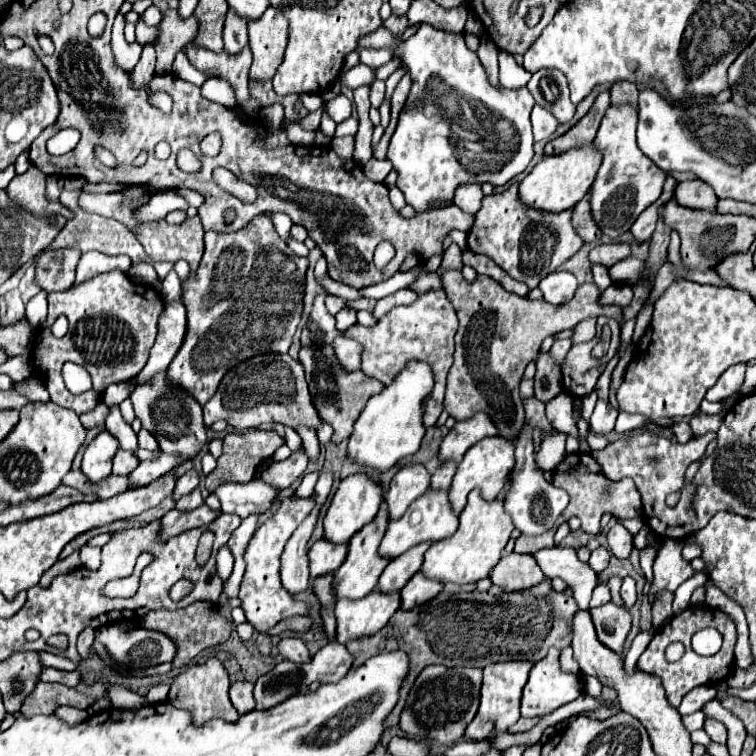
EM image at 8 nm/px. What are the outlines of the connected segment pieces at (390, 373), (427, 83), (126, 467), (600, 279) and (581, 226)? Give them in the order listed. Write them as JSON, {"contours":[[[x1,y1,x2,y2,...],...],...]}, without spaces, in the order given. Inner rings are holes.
{"contours":[[[431,289,423,295,419,295,417,301,407,307,393,307,383,319,377,321,377,325,373,329,367,329,361,325,349,327,345,337,351,337,365,347,363,349,363,357,365,357,363,373,379,379,383,385,389,385,393,381,395,373,399,373,399,369,411,359,427,361,431,365,434,386,423,414,423,423,428,428,436,424,441,411,443,411,447,373,453,363,455,333,457,333,457,315,455,315,451,301,447,299,443,289]],[[382,24,379,29,360,39,357,49,345,58,341,73,359,63,361,49,391,47,394,44,395,54,400,55,403,63,409,67,413,85,405,109,399,115,399,125,391,137,387,159,393,163,393,169,397,171,397,187,403,191,407,203,413,205,415,211,419,213,429,211,435,203,453,203,455,189,461,185,491,183,493,187,501,187,527,169,527,165,533,159,533,133,531,133,529,115,535,101,529,89,525,87,517,91,509,91,505,87,493,87,487,79,487,73,477,53,467,49,463,35,443,33,431,29,429,25,423,25,413,37,401,42],[477,147,485,147,489,153,481,153,481,149],[479,173,495,173,495,177,477,177]],[[119,449,119,453,115,455,115,461,113,461,113,473,115,475,129,475,137,465,139,465,139,459,133,453]],[[595,264,591,266,591,270,593,273,594,283,599,285,599,289,603,291,603,289,607,289,609,285,613,284,609,274,608,268,603,265]],[[589,193,575,205,575,229,583,237,583,241,597,241,601,239,601,229,591,217,591,205,589,205]]]}

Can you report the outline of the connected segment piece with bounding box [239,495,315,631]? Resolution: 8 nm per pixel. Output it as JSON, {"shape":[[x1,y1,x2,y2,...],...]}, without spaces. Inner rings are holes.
{"shape":[[291,495,289,499,281,501,281,507,277,513,271,515,269,521,265,521,253,535,253,539,247,545,245,551,245,563,247,563,247,571,241,583,241,591,239,597,243,601,243,611,247,615,247,621,257,629,257,631,269,631,271,627,275,627,279,621,295,617,295,615,303,615,305,613,305,603,301,603,299,599,295,599,283,585,279,579,279,557,283,553,283,547,287,543,287,539,291,537,291,533,301,525,301,521,307,517,307,513,311,513,311,505,315,505,313,497,307,499,297,499,295,495]]}

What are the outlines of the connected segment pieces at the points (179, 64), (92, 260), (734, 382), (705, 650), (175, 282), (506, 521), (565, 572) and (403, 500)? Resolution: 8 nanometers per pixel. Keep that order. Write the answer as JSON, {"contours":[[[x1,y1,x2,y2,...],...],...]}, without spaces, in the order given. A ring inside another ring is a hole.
{"contours":[[[179,51,177,53,177,57,175,57,175,63,173,63,173,73,177,75,177,77,181,77,183,81,189,81,189,83,195,83,195,85,203,85,211,75,205,75,203,71,199,71,199,69,195,69,191,63,189,63,189,59,185,57,185,53,183,51]],[[89,251,89,253,83,253,81,259,79,259,79,265,77,265,77,281,75,283,81,283,83,279,91,279,103,271,111,271,111,269,121,269,121,271,127,271,131,267,131,261,123,255,119,257,107,257,103,253,95,253,95,251]],[[733,365,731,369,727,369,727,373,723,373,723,377,719,377,719,381,707,391,705,399,711,403,723,401,729,395,739,395,739,387,743,385,745,379,745,365]],[[705,628,692,637,691,647,697,654,709,656,719,651,722,641,722,635,715,628]],[[169,271,167,277,161,281,161,297,165,301,181,301,181,279,175,271]],[[473,489,469,493,469,501,465,505,465,509,459,515,459,529,455,531,455,535,437,541,429,547,429,551,425,553,425,563,421,567,423,573,427,573,431,579,443,581,443,583,477,583,479,579,487,577,489,571,497,565,497,561,501,559,501,551,505,549,513,527,511,515,505,513,503,509,503,501,501,499,493,499,493,501,485,501,479,493,479,489]],[[551,547,541,549,535,555,537,565,545,573,545,577,561,577,573,591,579,611,589,609,593,587,597,585,597,573,591,573,587,563,577,559,575,549,571,547]],[[407,463,401,467,395,477,391,479,389,491,387,491,387,505,389,505,389,517,399,519,407,507,421,497,421,493,427,491,431,485,431,475,421,463]]]}

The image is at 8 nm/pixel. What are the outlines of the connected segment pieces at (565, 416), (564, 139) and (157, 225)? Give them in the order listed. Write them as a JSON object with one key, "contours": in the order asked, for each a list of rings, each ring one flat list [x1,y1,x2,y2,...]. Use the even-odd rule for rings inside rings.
{"contours":[[[561,393,546,404,546,416,558,432,562,432,562,428,569,428,571,423,573,425,569,413,573,414,573,397,569,393]],[[609,91,599,93,599,97,595,99,595,103,589,109,589,113,575,127,571,127,565,135,561,135,561,137,557,137,557,139,547,143,545,155,557,155,557,153,569,151,573,147,581,147,585,143,591,143,595,139,599,123,601,123,601,119,603,119,603,115,605,115,609,105,611,105]],[[199,217,185,223,169,225,167,221,145,223,133,229,135,237,153,261,179,261,185,259,191,269,199,267,203,257,203,225]]]}

